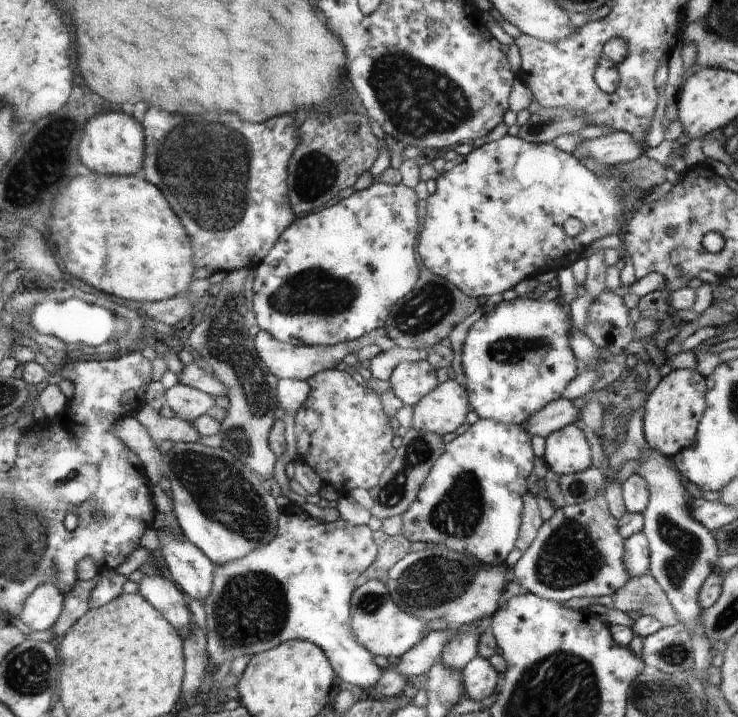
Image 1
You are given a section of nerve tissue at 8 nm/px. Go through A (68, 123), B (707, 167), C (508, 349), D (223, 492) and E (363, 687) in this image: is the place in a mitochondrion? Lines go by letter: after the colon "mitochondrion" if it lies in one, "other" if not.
A: mitochondrion
B: other
C: mitochondrion
D: mitochondrion
E: other

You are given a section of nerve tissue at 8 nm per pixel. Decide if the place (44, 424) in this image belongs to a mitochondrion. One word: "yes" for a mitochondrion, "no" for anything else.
no

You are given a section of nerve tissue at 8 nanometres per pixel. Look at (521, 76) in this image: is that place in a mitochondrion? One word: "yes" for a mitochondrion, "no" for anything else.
no

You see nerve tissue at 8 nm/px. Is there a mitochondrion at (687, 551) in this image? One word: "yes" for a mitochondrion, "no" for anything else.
yes

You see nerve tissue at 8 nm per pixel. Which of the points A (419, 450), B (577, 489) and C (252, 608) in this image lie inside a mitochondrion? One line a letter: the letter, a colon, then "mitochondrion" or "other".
A: mitochondrion
B: mitochondrion
C: mitochondrion

